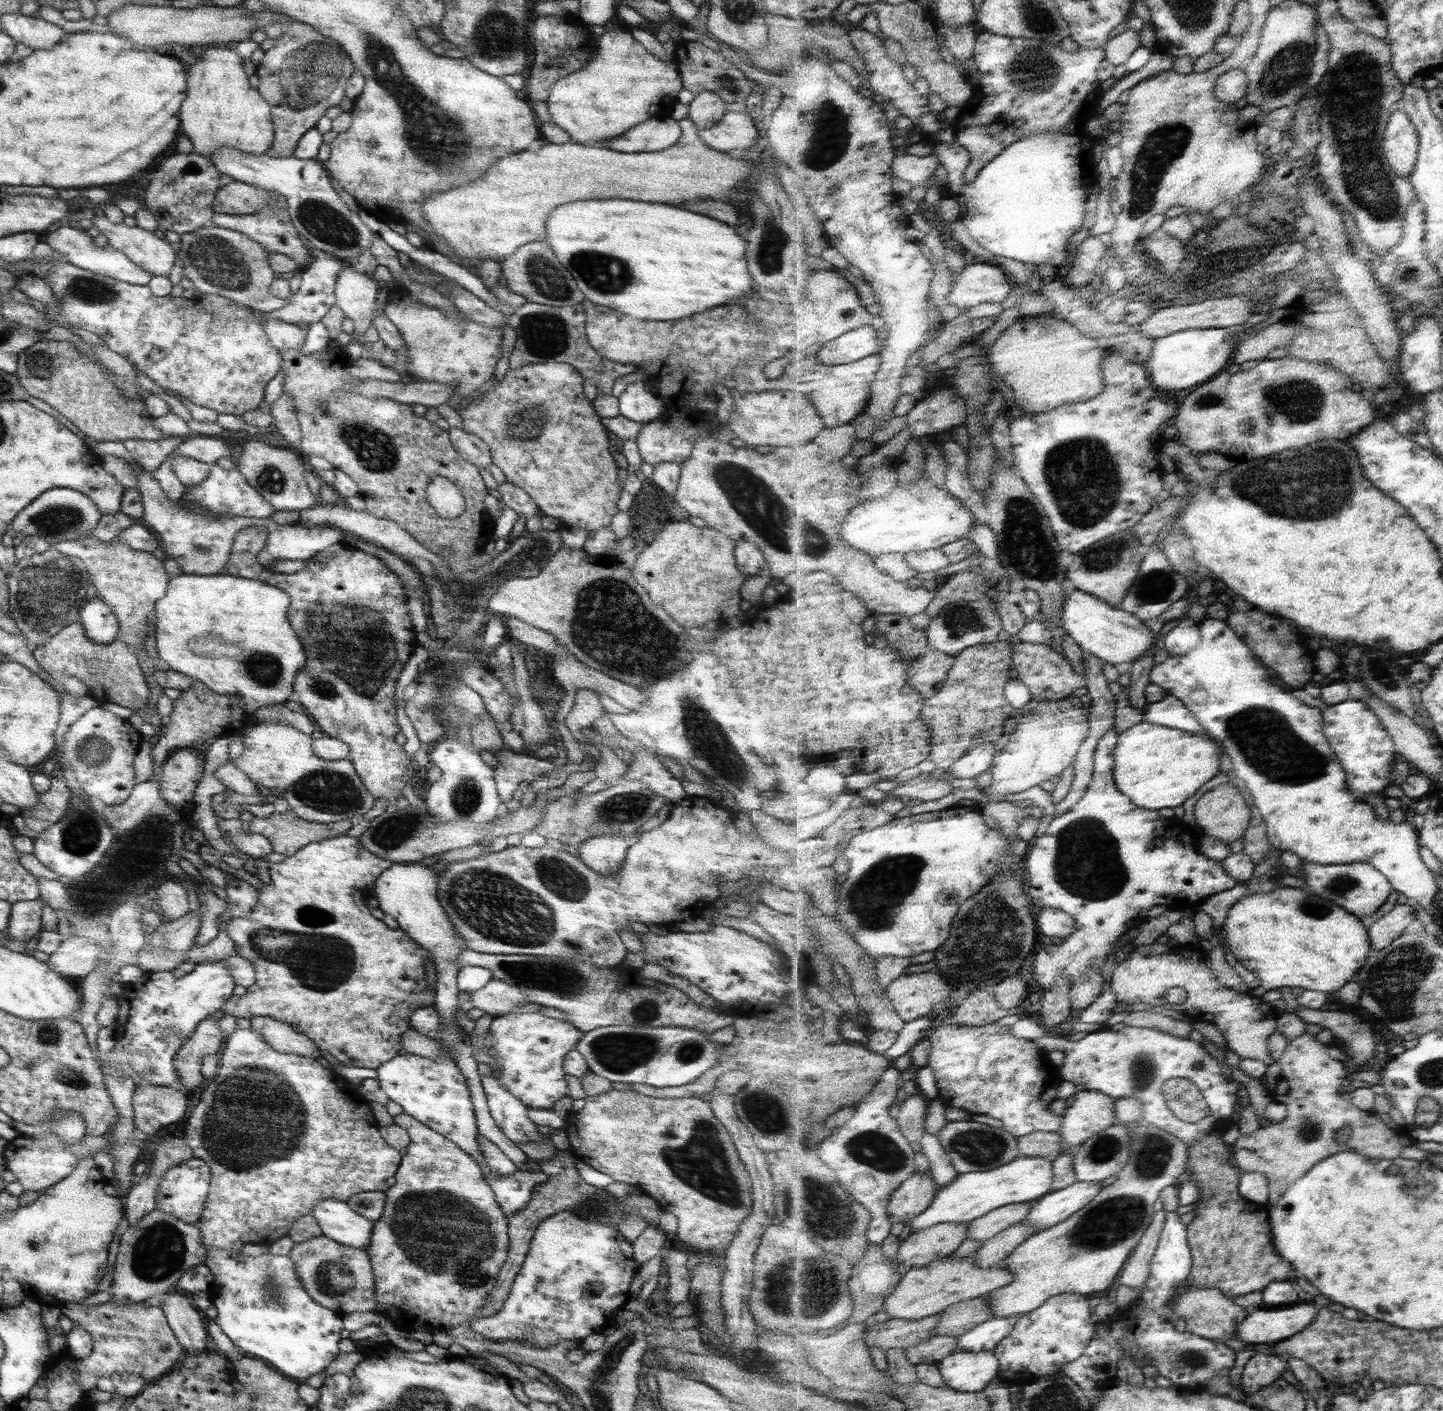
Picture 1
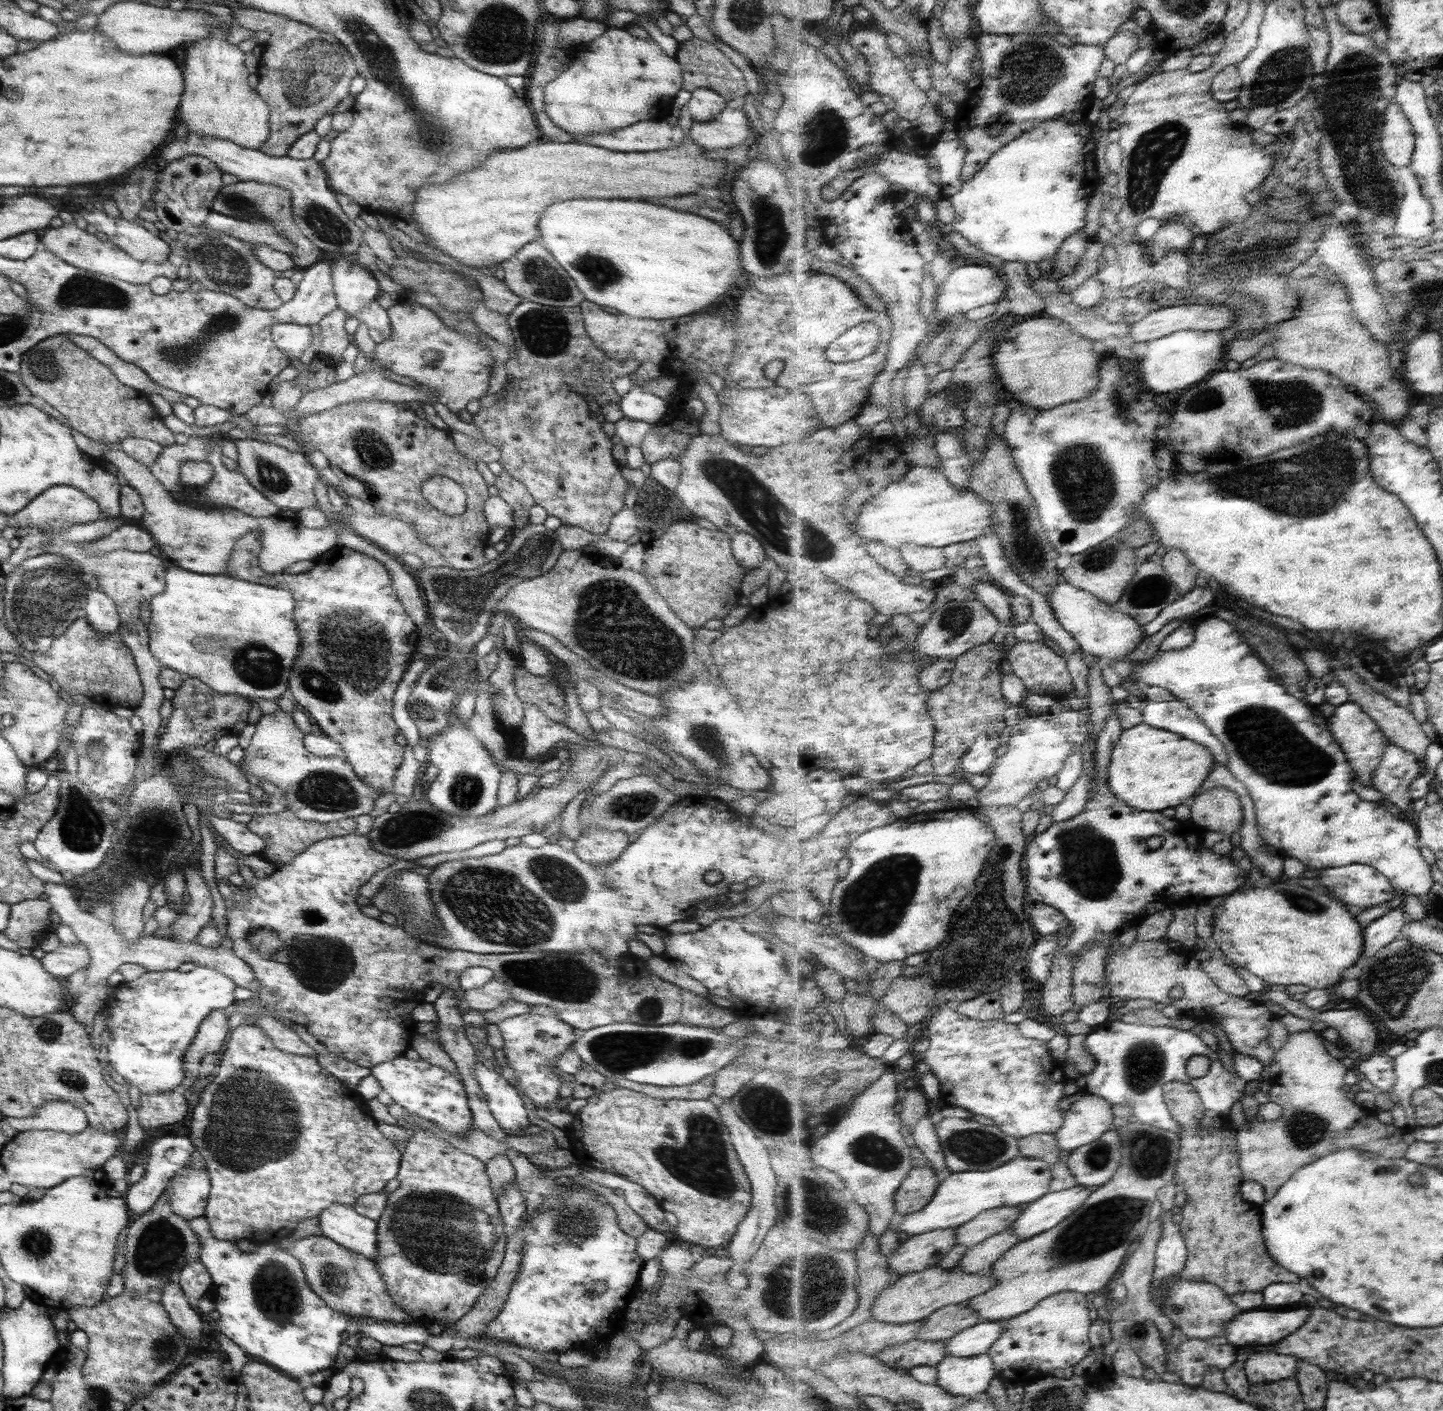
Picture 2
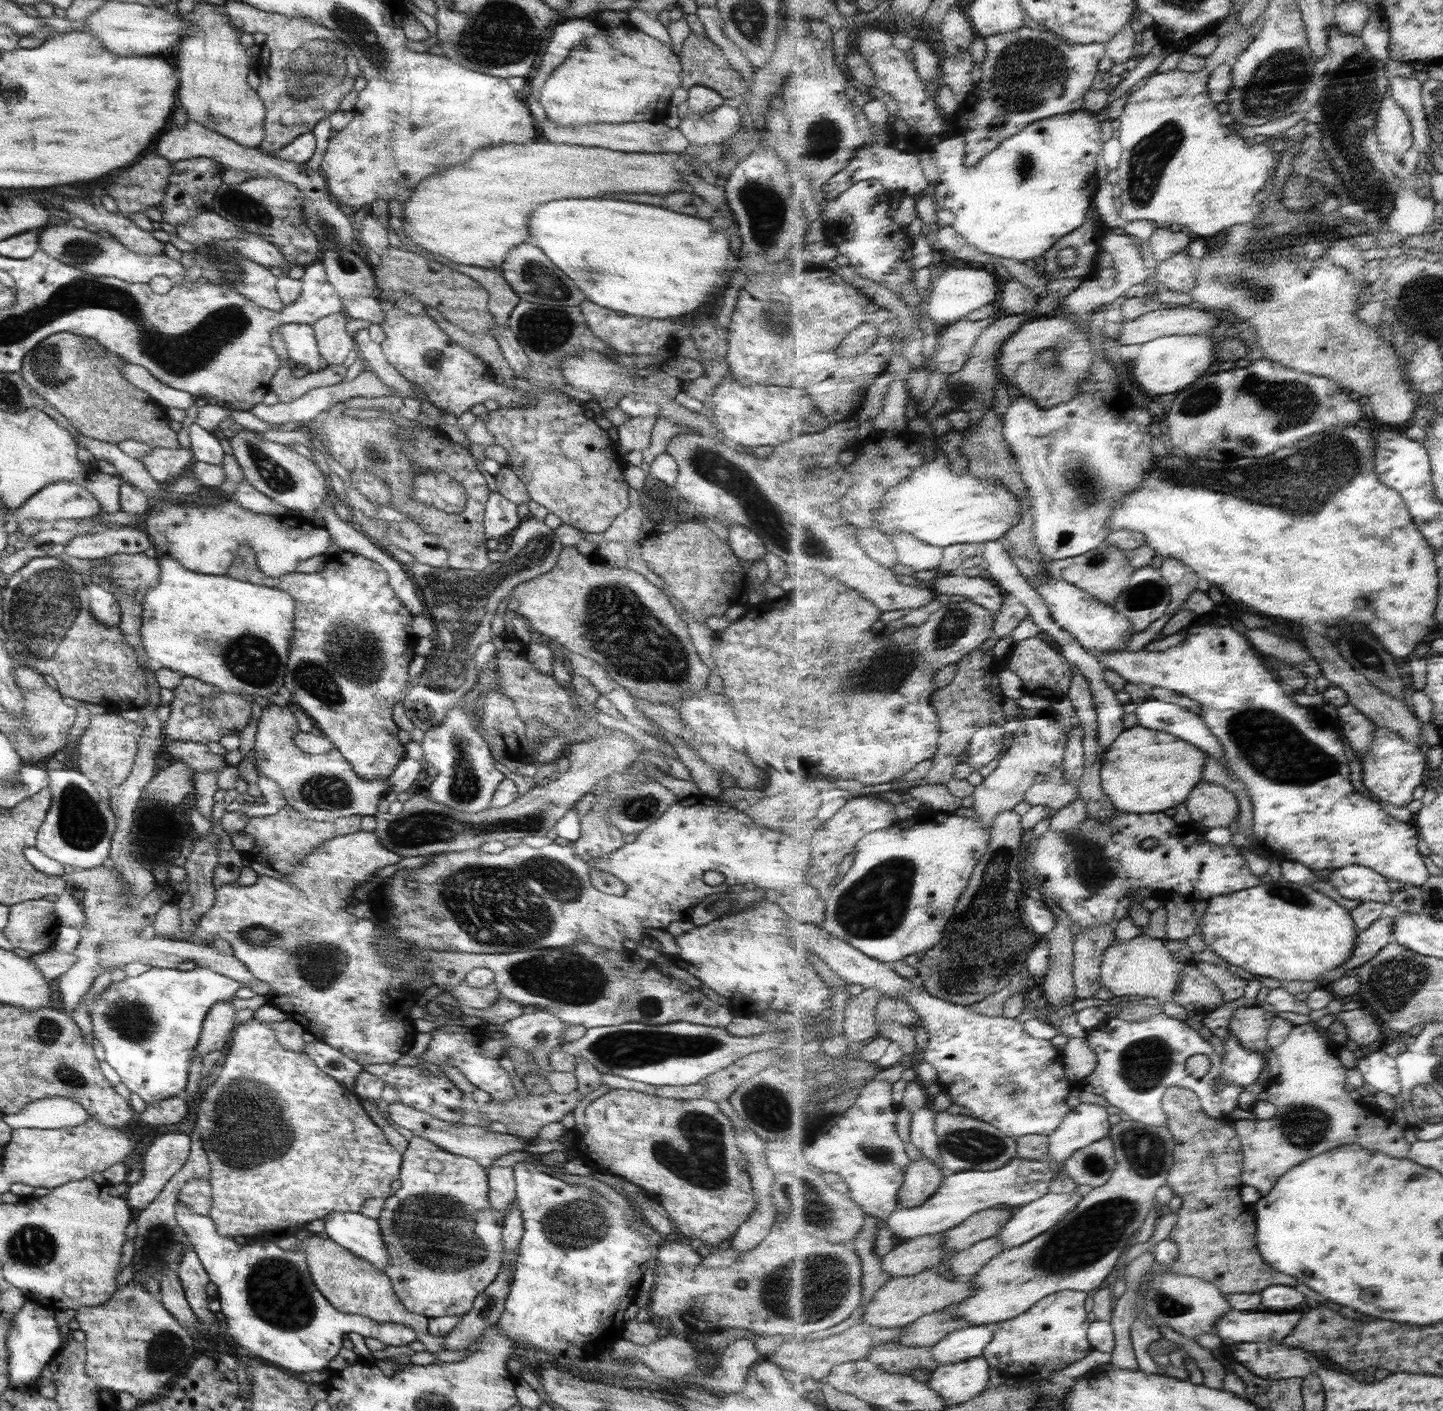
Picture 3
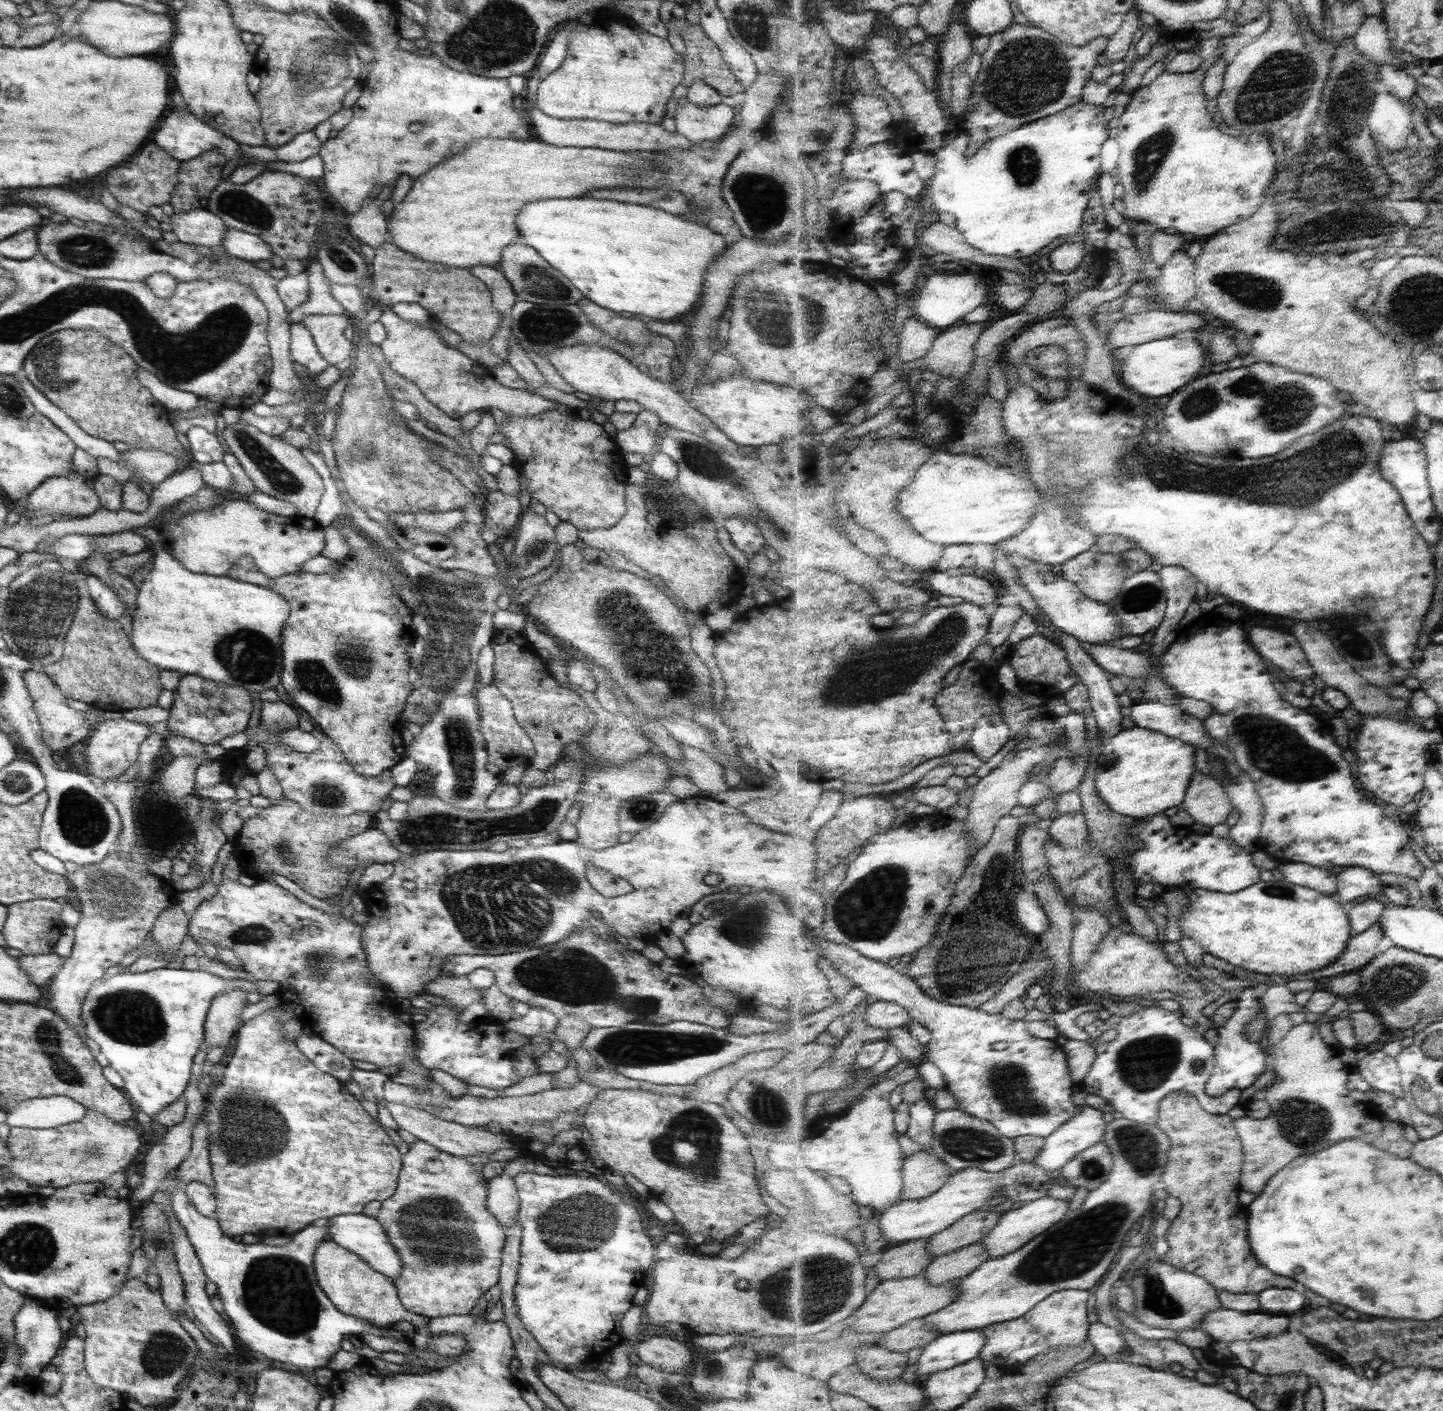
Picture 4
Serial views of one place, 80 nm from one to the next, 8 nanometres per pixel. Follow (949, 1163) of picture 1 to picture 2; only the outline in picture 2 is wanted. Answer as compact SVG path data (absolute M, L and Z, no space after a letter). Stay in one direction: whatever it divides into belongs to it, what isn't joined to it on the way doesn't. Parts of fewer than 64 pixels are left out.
M931 1113L921 1118L921 1121L917 1121L915 1129L912 1130L912 1138L915 1146L925 1153L929 1159L929 1165L937 1171L937 1174L943 1174L943 1170L949 1169L944 1145L941 1144Z

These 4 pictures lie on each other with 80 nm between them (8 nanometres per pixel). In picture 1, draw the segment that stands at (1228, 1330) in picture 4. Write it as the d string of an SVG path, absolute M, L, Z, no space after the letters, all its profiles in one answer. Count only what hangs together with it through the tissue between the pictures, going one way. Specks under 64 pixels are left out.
M1299 1304L1283 1310L1251 1310L1248 1318L1241 1322L1237 1327L1237 1336L1239 1340L1250 1344L1272 1344L1274 1342L1284 1341L1293 1337L1295 1334L1303 1332L1309 1325L1313 1325L1319 1314L1319 1310L1313 1304Z

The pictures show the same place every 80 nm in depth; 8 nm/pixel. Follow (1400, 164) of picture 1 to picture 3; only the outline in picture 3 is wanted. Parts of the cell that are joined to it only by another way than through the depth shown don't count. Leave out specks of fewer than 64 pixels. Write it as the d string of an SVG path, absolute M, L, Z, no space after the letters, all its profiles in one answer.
M1393 98L1381 101L1377 111L1377 136L1387 155L1402 161L1414 145L1413 124L1407 112Z

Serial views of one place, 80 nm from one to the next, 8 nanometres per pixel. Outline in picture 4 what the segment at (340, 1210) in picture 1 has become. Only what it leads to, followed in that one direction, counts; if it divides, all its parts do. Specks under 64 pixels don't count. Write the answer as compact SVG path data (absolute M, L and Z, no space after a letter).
M340 1214L328 1218L325 1227L327 1239L338 1244L341 1250L356 1254L364 1260L373 1270L388 1276L391 1280L396 1279L400 1271L401 1263L393 1245L389 1242L384 1228L377 1222L374 1216L359 1214Z

